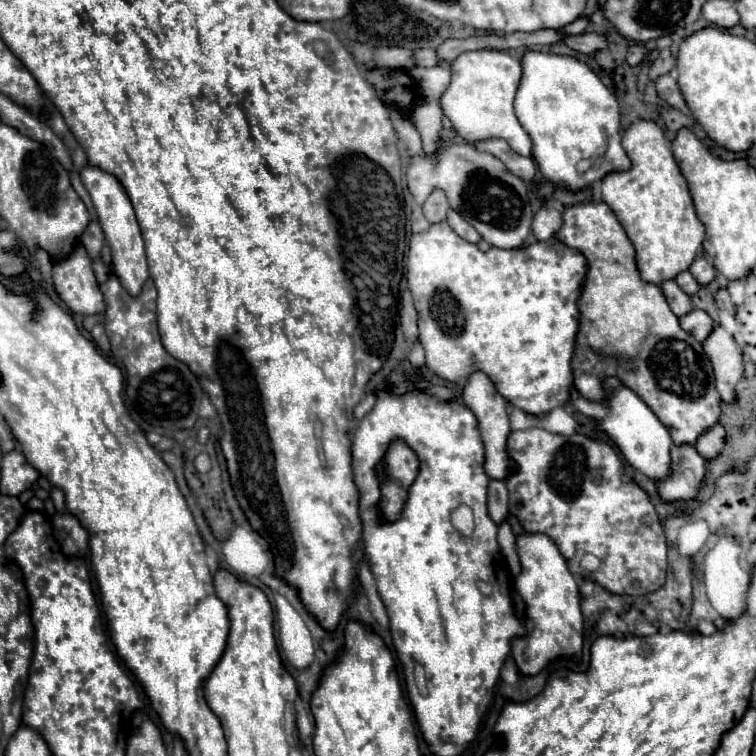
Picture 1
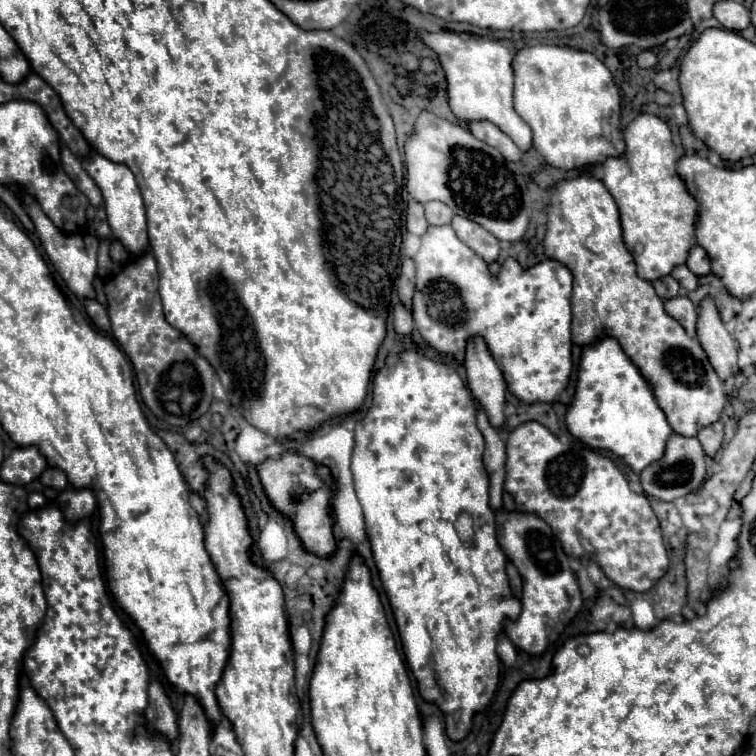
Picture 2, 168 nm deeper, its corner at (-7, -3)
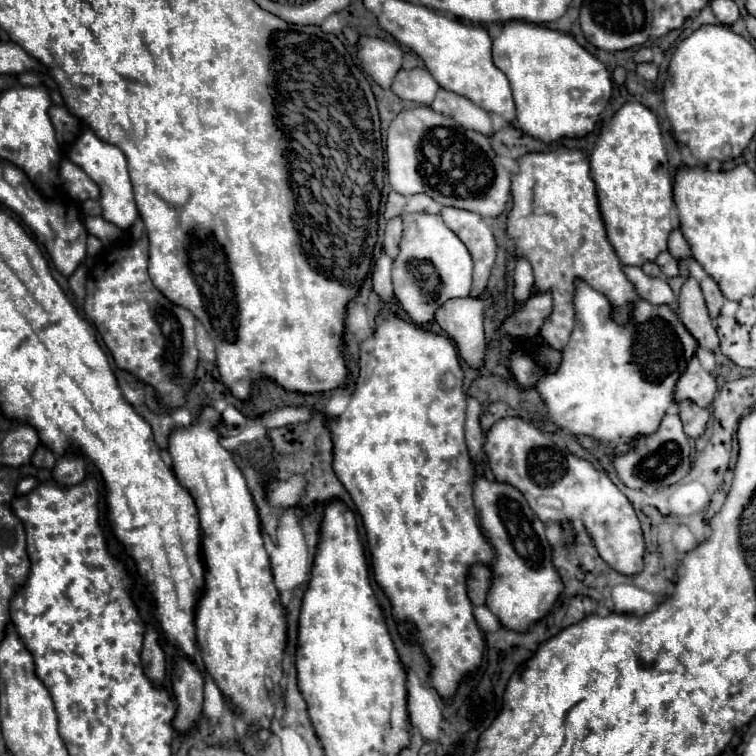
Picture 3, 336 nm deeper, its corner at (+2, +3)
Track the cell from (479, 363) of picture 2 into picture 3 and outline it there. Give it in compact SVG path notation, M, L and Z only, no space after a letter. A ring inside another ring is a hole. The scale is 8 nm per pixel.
M484 295L464 297L444 303L436 313L436 323L454 339L458 355L470 369L484 367L486 341L484 341Z

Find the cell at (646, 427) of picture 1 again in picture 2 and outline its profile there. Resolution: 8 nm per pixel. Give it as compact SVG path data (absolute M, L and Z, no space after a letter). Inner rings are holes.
M603 335L593 345L583 347L583 355L579 361L579 373L577 373L577 387L575 395L567 407L565 425L569 433L577 439L581 439L585 445L593 449L607 449L621 457L635 473L641 473L647 465L653 461L659 461L665 453L665 441L673 433L671 425L667 423L667 417L663 409L659 407L651 383L641 375L637 365L625 355L621 345L615 337Z

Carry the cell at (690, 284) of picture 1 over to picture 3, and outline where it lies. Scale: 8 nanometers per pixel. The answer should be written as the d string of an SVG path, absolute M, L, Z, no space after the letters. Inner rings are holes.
M668 251L660 253L658 259L656 259L656 263L660 265L664 277L678 277L678 261Z

